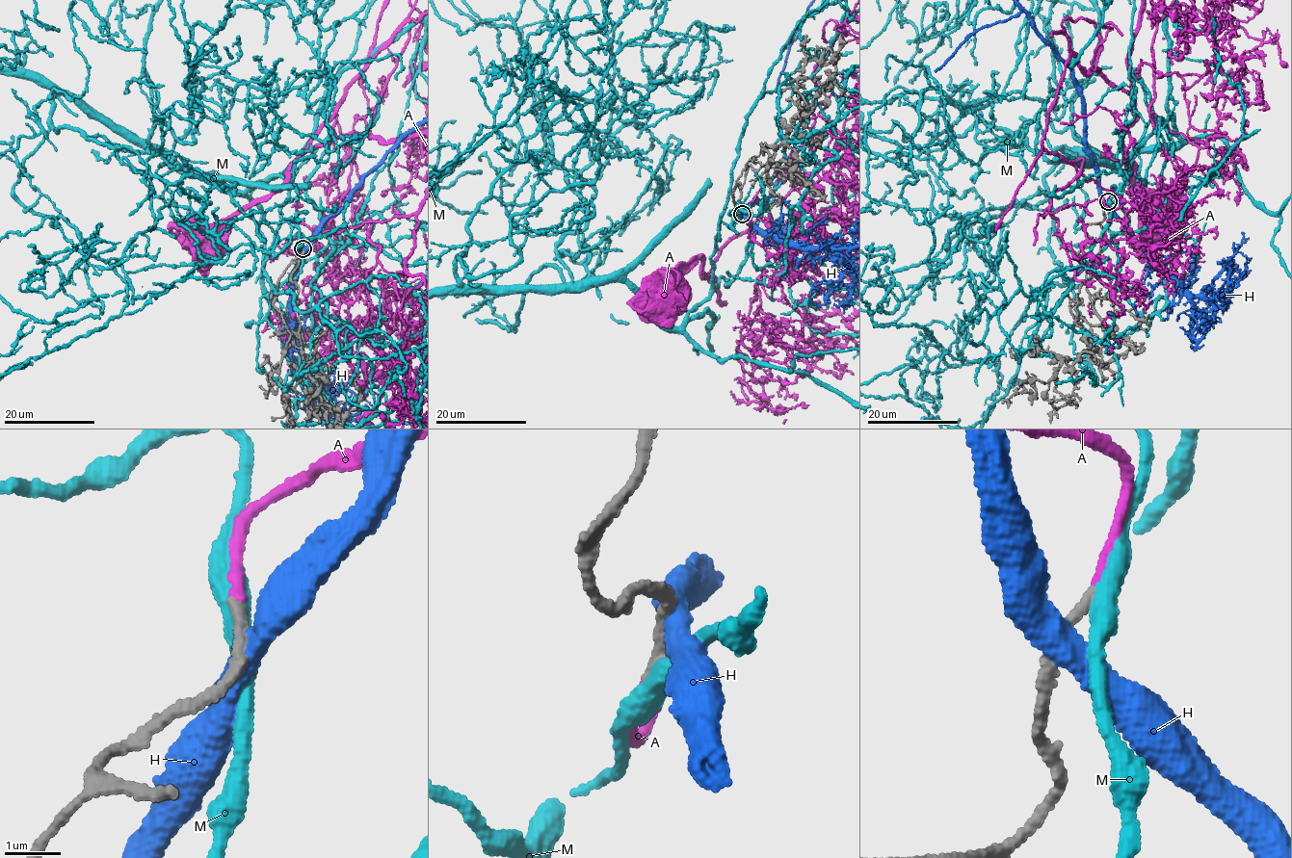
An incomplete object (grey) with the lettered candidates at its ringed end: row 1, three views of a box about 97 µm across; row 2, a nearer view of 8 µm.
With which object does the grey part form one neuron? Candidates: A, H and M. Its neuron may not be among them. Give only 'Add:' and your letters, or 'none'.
Add: A

